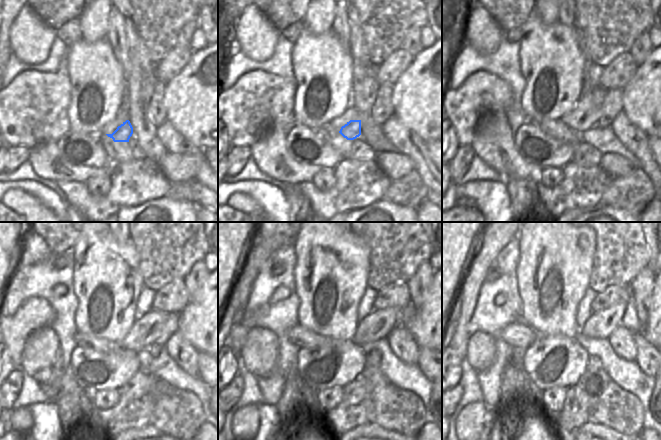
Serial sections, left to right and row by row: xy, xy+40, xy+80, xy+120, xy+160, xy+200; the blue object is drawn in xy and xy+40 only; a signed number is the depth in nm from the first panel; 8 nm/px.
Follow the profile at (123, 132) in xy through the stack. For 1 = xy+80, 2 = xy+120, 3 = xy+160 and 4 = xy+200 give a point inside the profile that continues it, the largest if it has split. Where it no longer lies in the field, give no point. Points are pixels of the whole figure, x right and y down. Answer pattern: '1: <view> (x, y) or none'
1: xy+80 (591, 103)
2: xy+120 (147, 328)
3: xy+160 (377, 325)
4: xy+200 (601, 324)

